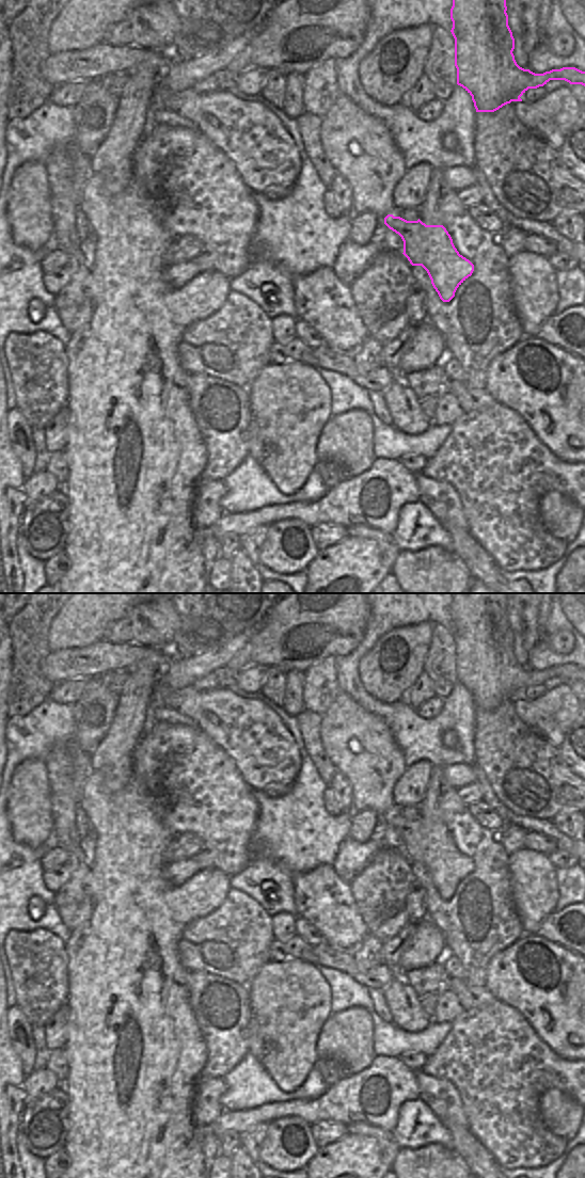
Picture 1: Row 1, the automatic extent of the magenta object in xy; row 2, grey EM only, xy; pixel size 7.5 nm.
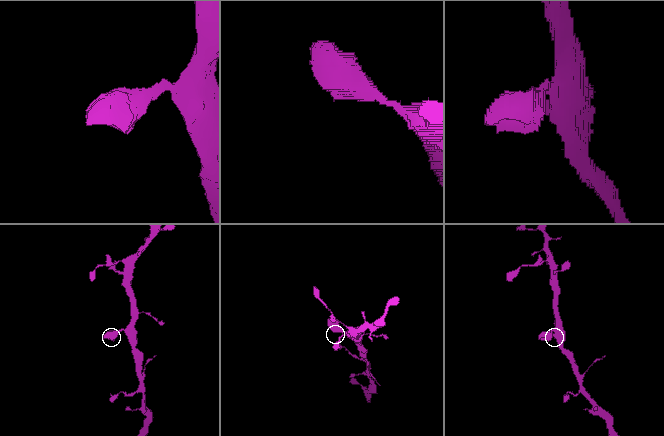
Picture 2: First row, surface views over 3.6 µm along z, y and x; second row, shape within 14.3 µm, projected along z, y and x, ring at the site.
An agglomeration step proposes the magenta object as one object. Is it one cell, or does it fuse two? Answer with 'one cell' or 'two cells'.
one cell

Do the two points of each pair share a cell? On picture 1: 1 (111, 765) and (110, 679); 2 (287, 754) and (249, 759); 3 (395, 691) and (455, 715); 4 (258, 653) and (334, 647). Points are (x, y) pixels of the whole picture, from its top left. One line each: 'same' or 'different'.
1: different
2: same
3: different
4: same

